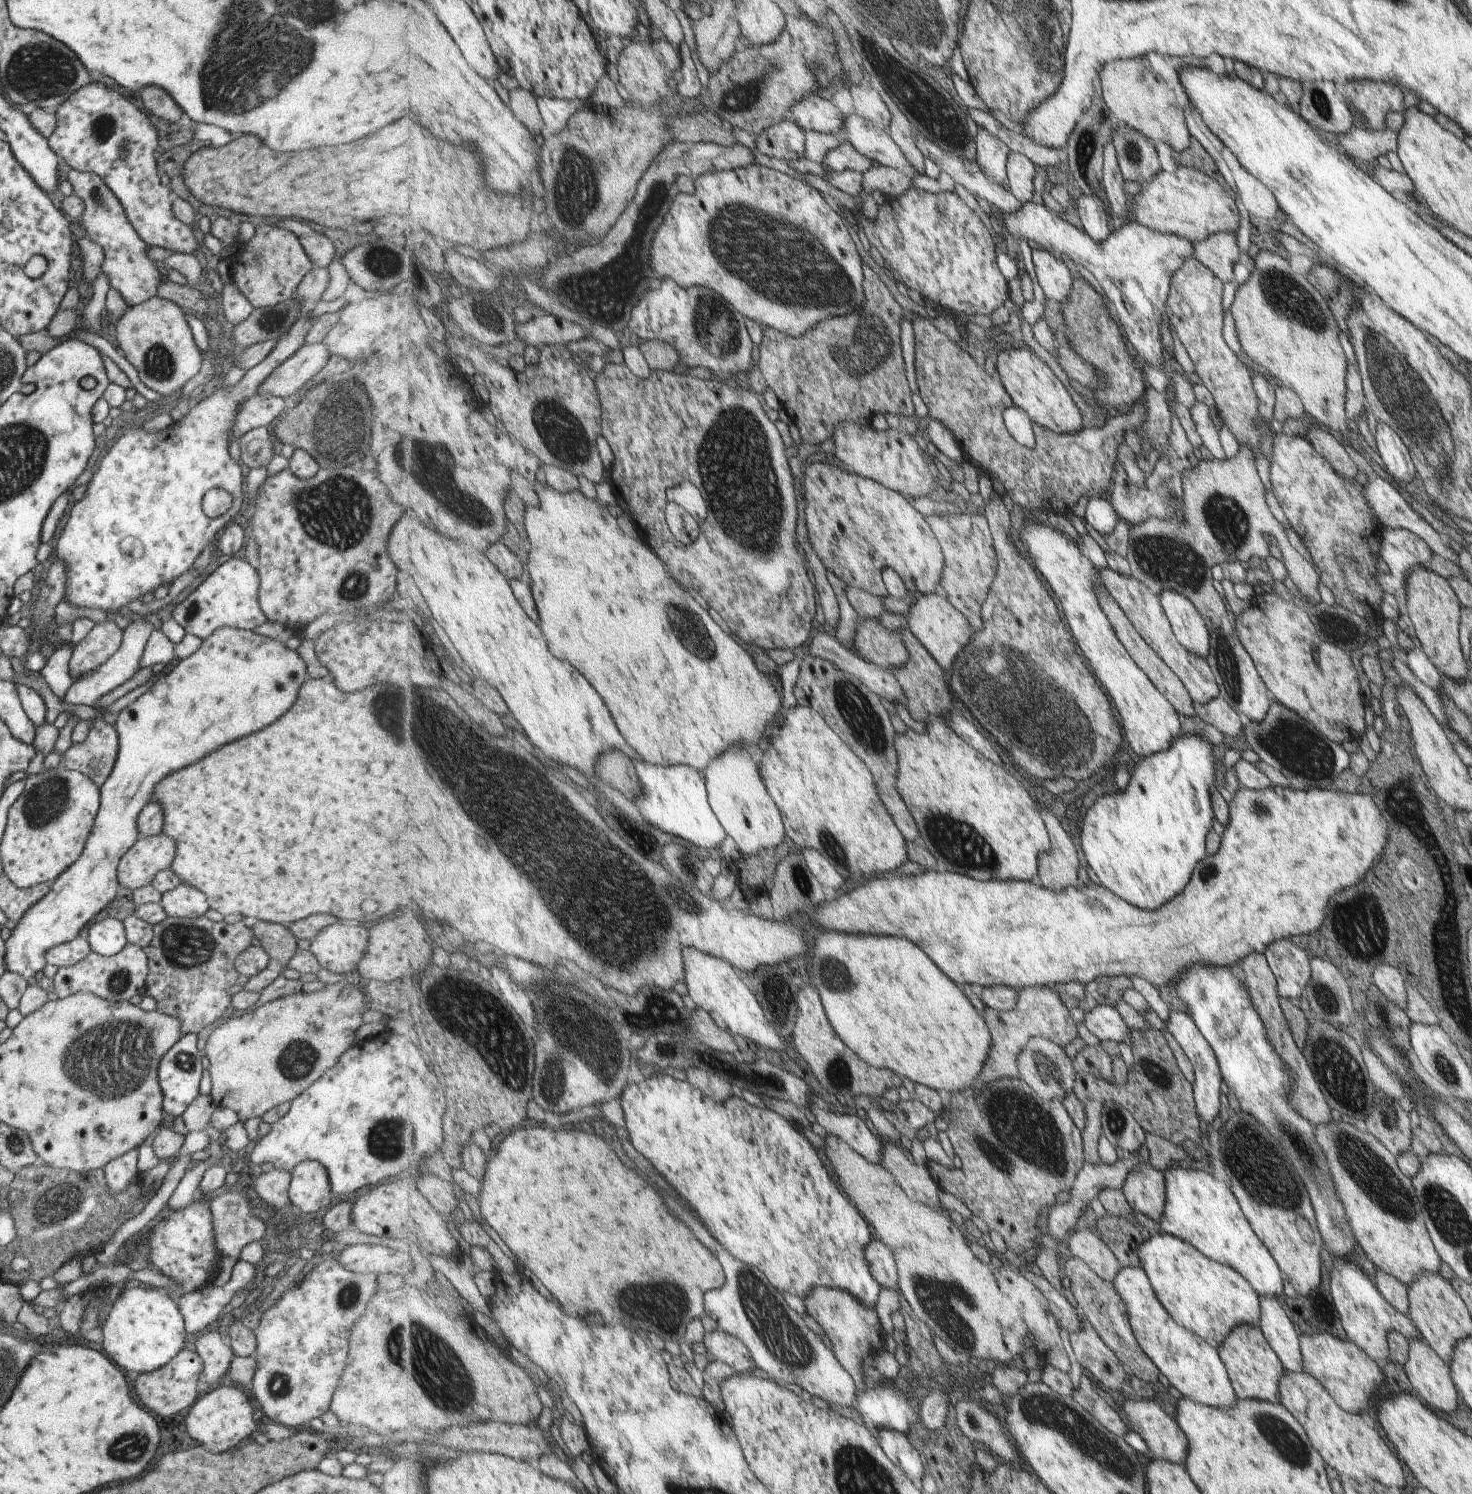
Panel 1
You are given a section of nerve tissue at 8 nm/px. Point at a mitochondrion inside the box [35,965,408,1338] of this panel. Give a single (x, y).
(121, 1052)

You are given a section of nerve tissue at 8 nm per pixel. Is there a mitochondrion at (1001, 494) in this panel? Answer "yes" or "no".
no

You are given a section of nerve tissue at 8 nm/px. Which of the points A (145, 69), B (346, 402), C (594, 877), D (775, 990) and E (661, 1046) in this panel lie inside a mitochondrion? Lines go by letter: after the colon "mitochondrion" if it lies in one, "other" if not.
A: other
B: mitochondrion
C: mitochondrion
D: other
E: mitochondrion

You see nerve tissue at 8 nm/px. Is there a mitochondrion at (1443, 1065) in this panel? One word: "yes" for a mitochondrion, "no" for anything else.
yes

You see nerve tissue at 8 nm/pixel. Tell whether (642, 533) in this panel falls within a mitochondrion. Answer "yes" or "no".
no

